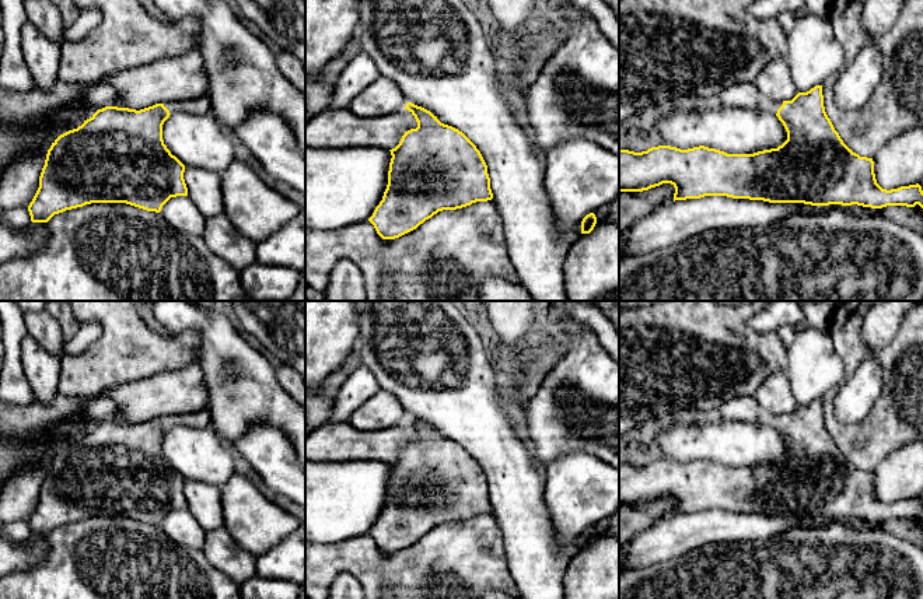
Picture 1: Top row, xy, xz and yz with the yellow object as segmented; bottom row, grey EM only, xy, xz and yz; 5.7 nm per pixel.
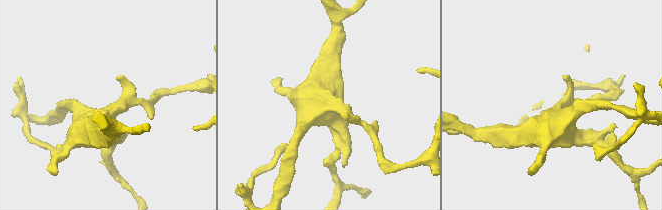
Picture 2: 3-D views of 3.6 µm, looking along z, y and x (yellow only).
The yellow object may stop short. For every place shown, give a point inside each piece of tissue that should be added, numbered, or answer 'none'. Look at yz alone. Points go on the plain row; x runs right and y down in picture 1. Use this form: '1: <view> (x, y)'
1: yz (744, 407)

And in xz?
none

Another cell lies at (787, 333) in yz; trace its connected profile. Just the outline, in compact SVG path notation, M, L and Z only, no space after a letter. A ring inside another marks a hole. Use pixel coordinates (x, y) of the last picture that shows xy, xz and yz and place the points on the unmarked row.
M784 325L779 327L777 334L780 336L787 348L793 346L798 334L798 329L800 329L798 325Z

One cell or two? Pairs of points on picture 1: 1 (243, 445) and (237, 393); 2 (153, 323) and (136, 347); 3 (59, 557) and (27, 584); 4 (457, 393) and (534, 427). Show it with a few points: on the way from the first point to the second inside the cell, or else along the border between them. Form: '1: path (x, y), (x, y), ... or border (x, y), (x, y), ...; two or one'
1: border (273, 427), (265, 423), (252, 423), (231, 444); two
2: border (139, 315), (163, 335), (177, 333); two
3: path (51, 566), (35, 581); one
4: border (520, 420), (523, 435), (531, 452); two

